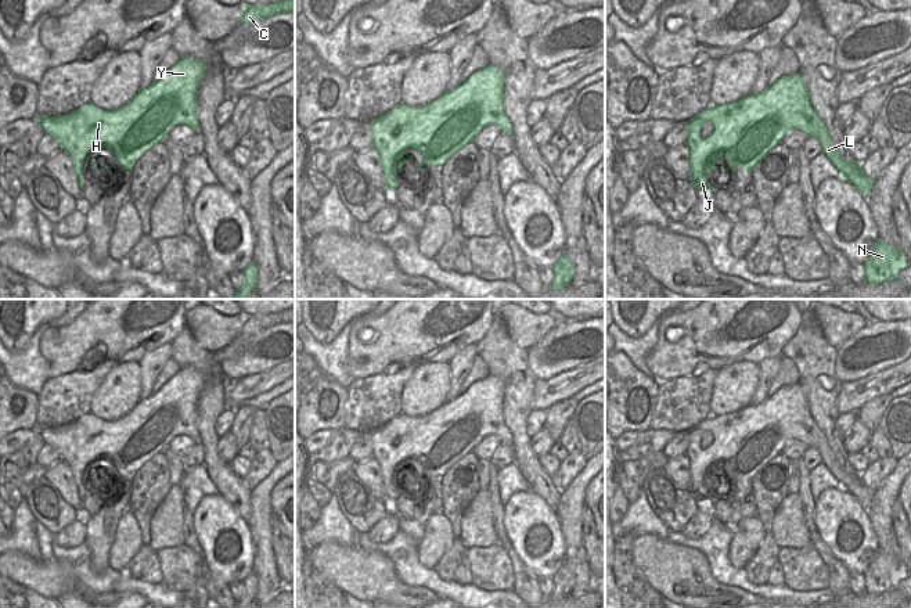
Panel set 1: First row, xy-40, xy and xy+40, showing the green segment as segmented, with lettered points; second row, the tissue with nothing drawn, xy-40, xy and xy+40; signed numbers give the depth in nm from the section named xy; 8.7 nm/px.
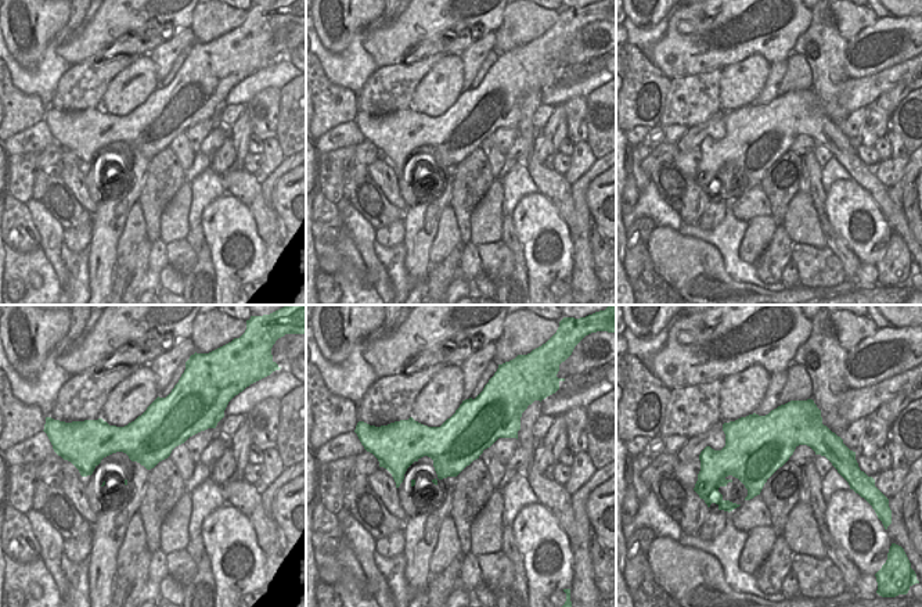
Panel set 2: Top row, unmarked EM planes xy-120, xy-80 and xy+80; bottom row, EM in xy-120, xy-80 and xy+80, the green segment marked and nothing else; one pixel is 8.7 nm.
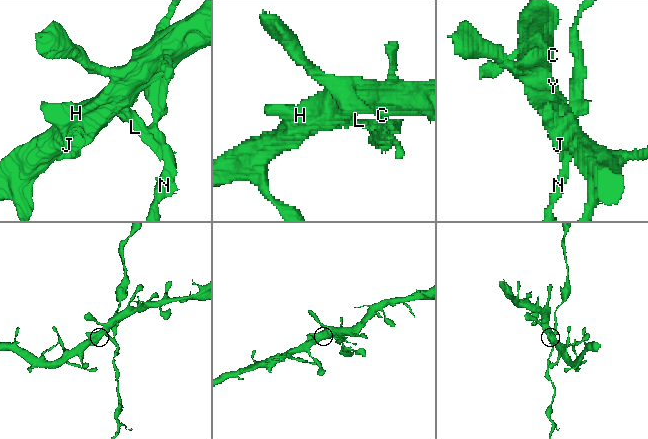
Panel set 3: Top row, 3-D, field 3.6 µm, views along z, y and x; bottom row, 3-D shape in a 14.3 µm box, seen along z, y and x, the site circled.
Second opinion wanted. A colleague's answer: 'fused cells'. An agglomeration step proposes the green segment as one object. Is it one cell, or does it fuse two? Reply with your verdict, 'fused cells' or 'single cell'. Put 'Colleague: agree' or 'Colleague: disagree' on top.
Colleague: agree
fused cells

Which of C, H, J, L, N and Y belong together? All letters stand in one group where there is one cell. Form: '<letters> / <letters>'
C H J Y / L N

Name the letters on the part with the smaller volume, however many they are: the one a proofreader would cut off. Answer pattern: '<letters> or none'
L, N

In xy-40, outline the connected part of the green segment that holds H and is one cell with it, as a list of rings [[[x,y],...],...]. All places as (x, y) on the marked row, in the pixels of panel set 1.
[[[194,57],[180,60],[162,73],[156,83],[140,89],[133,100],[115,111],[105,111],[91,101],[60,116],[43,116],[36,122],[57,140],[73,165],[80,188],[83,163],[97,148],[108,148],[116,158],[111,163],[127,168],[187,118],[197,115],[197,91],[206,65]]]

